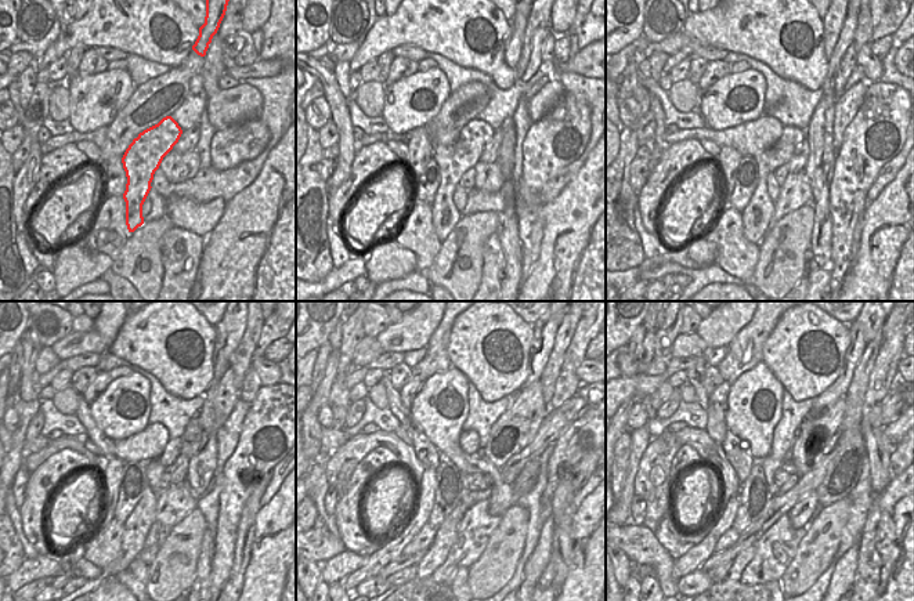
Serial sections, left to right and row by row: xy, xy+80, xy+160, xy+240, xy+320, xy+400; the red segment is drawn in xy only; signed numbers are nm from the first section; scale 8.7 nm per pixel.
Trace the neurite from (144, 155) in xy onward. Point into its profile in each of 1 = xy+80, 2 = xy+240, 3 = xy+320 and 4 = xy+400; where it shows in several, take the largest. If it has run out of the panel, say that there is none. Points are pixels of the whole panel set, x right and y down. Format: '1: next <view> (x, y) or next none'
1: next xy+80 (454, 160)
2: next xy+240 (136, 528)
3: next xy+320 (445, 533)
4: next xy+400 (739, 564)

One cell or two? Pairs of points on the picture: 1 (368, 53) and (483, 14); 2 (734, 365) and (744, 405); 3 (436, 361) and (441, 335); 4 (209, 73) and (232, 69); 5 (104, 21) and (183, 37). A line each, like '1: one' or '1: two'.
1: one
2: two
3: one
4: two
5: one

